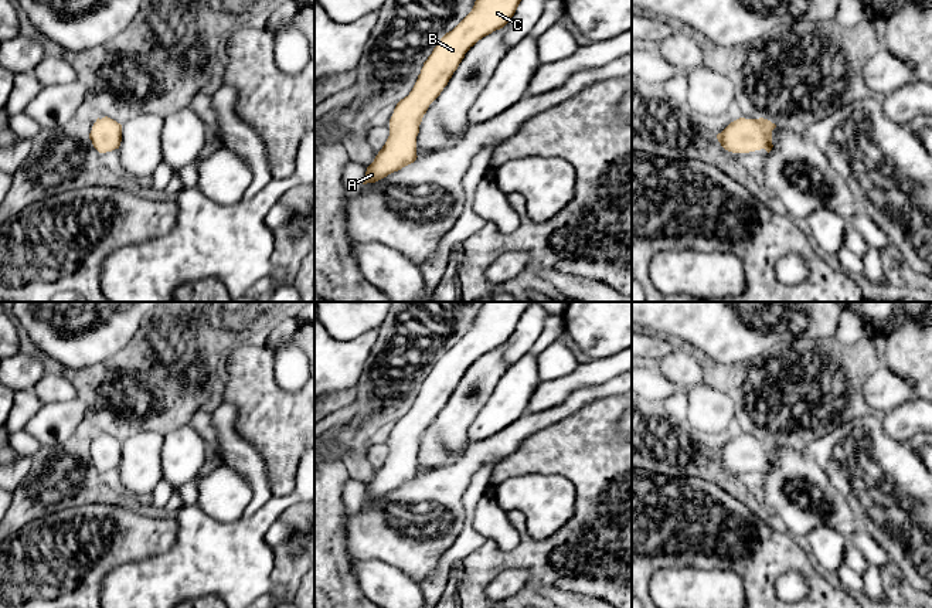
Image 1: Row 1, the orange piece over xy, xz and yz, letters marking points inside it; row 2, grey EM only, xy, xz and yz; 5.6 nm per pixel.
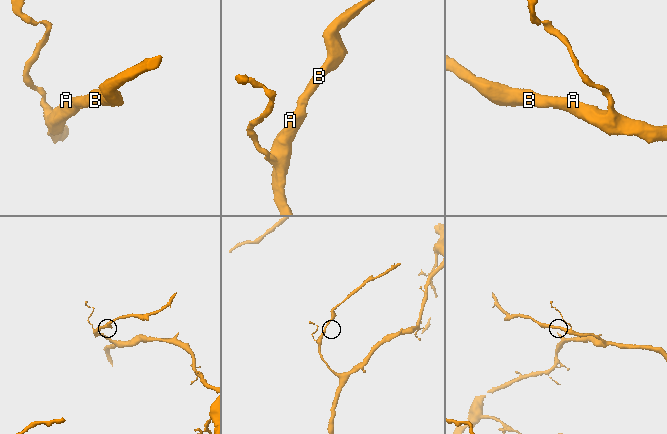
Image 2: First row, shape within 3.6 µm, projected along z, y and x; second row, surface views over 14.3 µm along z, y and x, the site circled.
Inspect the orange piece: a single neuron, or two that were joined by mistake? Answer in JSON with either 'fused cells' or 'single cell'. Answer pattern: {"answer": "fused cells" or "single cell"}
{"answer": "single cell"}

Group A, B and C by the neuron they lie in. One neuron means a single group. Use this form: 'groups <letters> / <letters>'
groups A B C

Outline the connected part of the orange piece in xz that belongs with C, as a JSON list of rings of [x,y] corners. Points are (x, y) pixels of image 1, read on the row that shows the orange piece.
[[[476,0],[472,11],[446,33],[424,62],[408,96],[390,119],[390,136],[367,167],[363,184],[375,183],[416,160],[416,136],[429,105],[441,95],[465,54],[483,37],[503,28],[521,0]]]

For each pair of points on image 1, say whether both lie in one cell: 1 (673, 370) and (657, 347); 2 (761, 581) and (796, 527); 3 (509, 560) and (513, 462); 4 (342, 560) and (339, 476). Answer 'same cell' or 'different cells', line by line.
1: same cell
2: different cells
3: same cell
4: same cell

